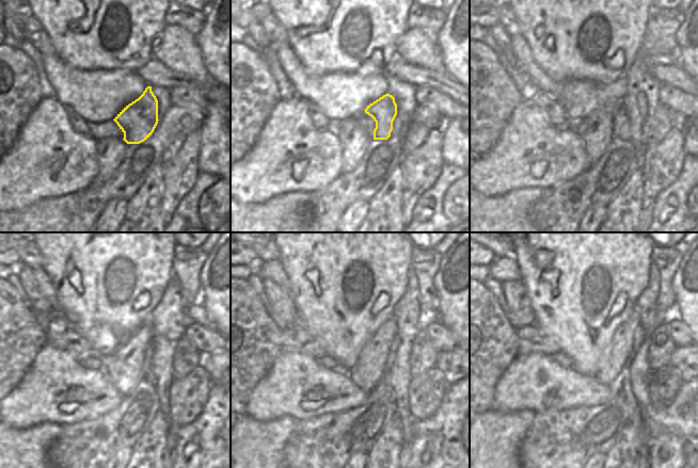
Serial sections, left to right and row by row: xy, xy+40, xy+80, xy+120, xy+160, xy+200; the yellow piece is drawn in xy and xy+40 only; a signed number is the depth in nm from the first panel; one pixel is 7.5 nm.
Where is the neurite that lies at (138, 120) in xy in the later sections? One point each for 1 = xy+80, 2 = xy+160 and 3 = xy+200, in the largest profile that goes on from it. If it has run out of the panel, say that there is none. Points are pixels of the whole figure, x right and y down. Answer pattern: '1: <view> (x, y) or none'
1: xy+80 (620, 123)
2: xy+160 (385, 378)
3: xy+200 (636, 419)

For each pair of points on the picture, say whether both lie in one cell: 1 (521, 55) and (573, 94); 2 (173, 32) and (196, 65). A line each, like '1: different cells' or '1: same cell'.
1: same cell
2: same cell

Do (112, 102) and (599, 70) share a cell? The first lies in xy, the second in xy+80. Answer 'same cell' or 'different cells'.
different cells

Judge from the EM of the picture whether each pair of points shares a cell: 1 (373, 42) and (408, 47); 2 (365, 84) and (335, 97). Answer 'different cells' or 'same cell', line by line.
1: different cells
2: same cell

